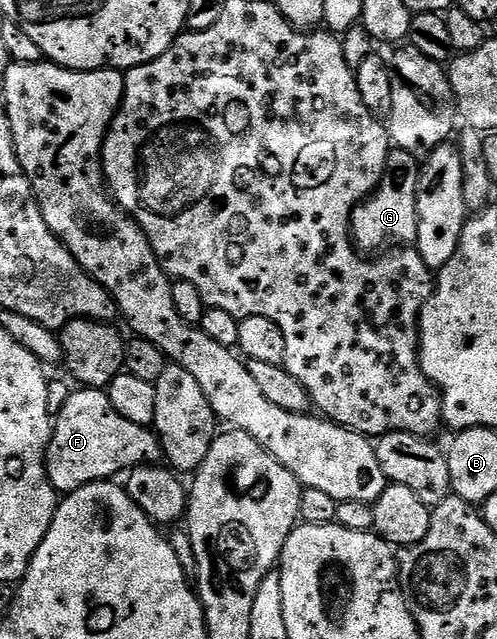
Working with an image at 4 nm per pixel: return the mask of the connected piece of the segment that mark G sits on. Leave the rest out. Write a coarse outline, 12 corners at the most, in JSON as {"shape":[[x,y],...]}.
{"shape":[[389,149],[348,232],[372,256],[415,243],[417,159]]}

